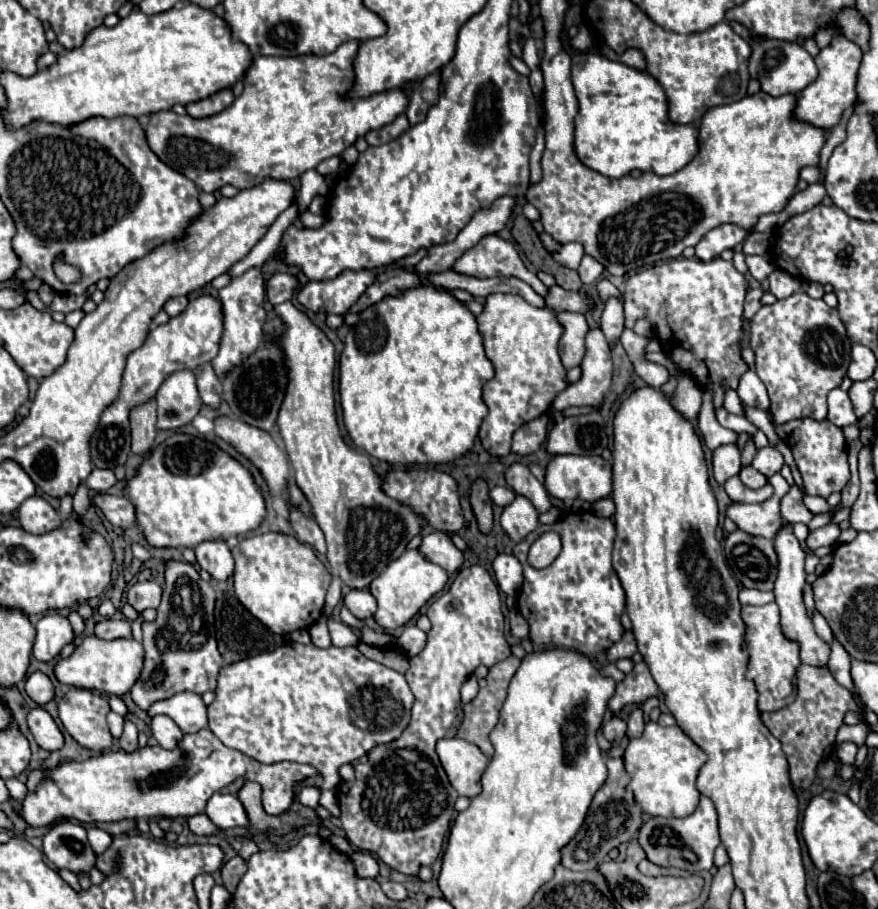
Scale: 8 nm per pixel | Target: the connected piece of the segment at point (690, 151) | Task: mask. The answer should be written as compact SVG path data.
M578 53L572 59L572 83L580 105L576 115L574 147L578 159L586 167L606 177L624 177L632 169L652 171L656 175L670 175L688 165L698 153L698 127L676 125L668 119L668 97L662 85L650 73L628 67L620 61L610 61L598 53Z

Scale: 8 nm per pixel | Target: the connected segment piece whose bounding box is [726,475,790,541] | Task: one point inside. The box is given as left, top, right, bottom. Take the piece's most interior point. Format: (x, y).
(764, 519)

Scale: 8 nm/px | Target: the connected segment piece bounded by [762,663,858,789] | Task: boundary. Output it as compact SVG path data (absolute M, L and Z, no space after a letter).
M801 663L797 669L796 687L798 696L794 703L774 713L762 713L762 723L782 743L792 785L798 789L808 789L816 779L816 767L822 761L826 747L830 747L836 739L836 731L842 725L844 715L850 709L858 709L858 705L852 701L850 691L836 683L828 667L808 667Z

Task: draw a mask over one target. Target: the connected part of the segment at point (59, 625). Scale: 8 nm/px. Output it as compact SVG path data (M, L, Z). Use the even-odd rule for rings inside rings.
M48 613L36 623L34 657L38 661L52 661L72 639L74 633L70 621L58 613Z

